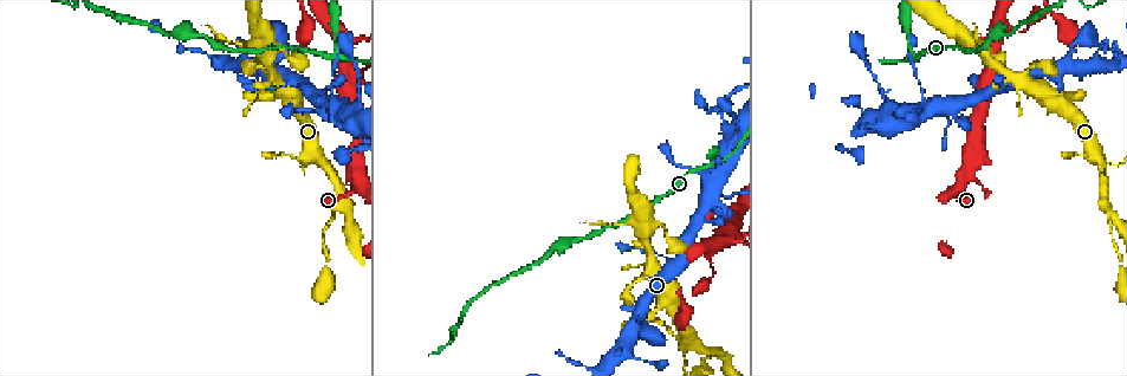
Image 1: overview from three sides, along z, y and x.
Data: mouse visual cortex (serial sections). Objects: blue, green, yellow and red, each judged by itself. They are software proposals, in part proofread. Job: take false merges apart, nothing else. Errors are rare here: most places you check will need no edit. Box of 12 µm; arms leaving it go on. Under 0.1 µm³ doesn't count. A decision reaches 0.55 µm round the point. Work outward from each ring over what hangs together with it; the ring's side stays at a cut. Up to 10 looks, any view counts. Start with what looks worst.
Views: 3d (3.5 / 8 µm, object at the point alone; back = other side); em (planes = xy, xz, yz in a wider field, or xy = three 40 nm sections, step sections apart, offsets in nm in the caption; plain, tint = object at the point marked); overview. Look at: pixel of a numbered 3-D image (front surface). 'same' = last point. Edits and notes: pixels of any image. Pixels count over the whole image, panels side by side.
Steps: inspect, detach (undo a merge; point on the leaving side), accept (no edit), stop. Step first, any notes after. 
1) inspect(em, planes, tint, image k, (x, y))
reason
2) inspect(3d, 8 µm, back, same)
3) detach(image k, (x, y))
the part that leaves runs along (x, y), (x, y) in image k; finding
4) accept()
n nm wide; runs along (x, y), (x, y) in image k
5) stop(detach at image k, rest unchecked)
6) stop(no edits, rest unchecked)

inspect(3d, 3.5 µm, image 1, (685, 350))
sudden change in width

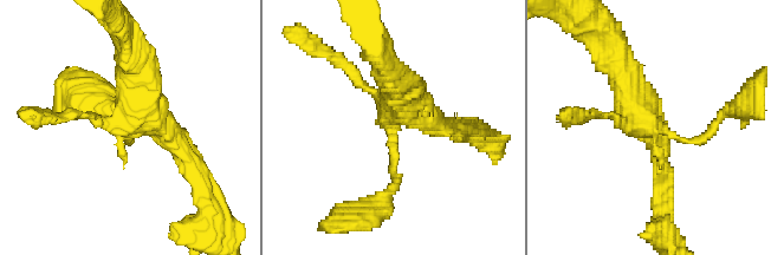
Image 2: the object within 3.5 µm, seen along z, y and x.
inspect(em, xy, step 1, tint, image 2, (656, 127))
need the tissue

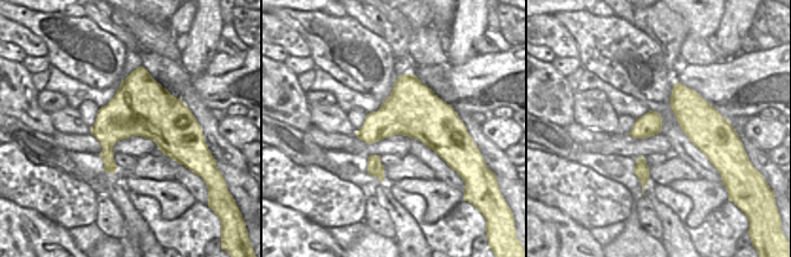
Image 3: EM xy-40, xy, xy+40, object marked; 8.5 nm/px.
accept()
460 nm wide; runs along (396, 82), (393, 187) in image 2; continuous, no second cell

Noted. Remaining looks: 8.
inspect(3d, 8 µm, image 1, (946, 117))
three arms meet

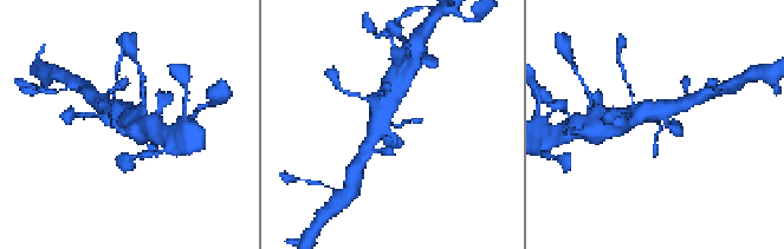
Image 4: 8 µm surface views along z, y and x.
inspect(3d, 3.5 µm, image 4, (391, 123))

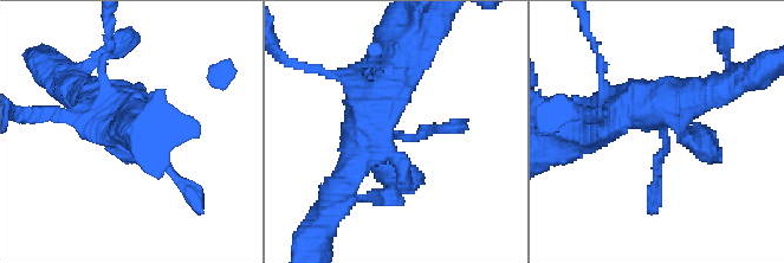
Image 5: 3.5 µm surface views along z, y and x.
accept()
runs along (354, 162), (375, 92), (412, 32) in image 5; one cell here

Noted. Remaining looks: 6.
inspect(3d, 8 µm, image 1, (883, 122))
sharp bend

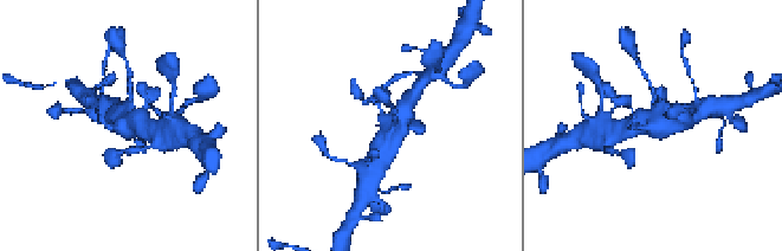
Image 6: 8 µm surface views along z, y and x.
inspect(em, planes, tint, image 6, (653, 126))
shape alone is not enough

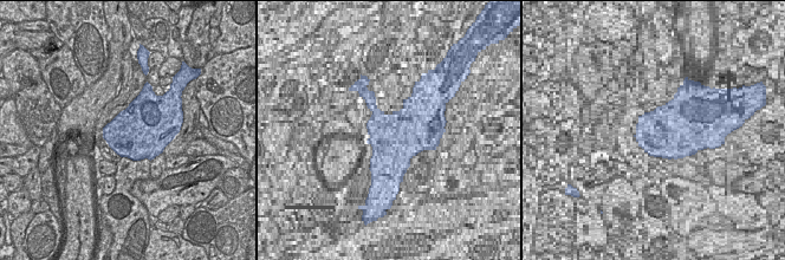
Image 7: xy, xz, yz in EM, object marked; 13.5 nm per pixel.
accept()
runs along (386, 146), (394, 129), (380, 107), (367, 100) in image 6; continuous, no second cell

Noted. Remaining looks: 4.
inspect(3d, 3.5 µm, back, image 1, (726, 235))

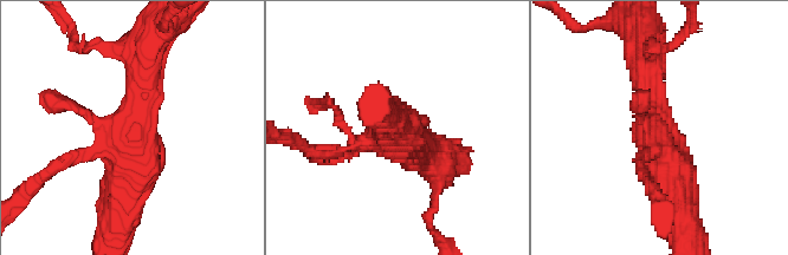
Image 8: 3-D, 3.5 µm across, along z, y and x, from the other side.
inspect(em, xy, step 3, tint, image 8, (139, 146))
4 arms; arms of 100, 150, 400, 450 nm

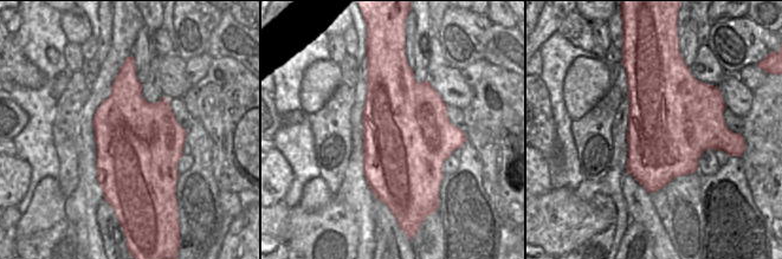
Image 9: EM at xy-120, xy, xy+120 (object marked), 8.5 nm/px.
accept()
runs along (685, 235), (648, 86) in image 8; all the same cell

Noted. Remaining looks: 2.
stop(no edits, rest unchecked)

